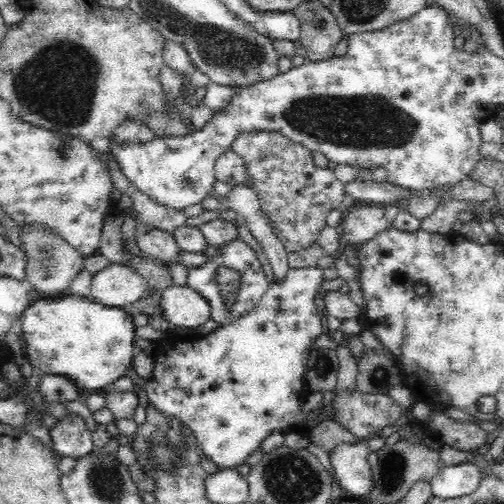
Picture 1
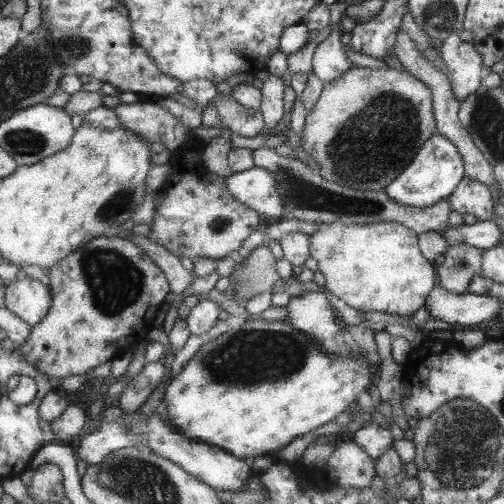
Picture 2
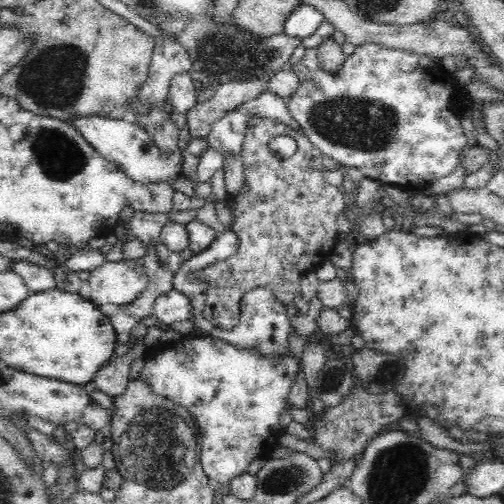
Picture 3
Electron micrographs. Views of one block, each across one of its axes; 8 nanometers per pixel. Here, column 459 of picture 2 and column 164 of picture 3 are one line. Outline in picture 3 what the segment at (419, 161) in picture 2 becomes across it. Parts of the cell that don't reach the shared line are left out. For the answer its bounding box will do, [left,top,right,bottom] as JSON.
[70,116,180,184]

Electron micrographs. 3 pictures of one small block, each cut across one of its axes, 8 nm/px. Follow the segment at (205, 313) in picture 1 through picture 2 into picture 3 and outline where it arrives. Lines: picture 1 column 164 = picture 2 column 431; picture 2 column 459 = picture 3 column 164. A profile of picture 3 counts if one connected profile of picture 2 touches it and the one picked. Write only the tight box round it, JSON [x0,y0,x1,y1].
[154,290,192,326]

